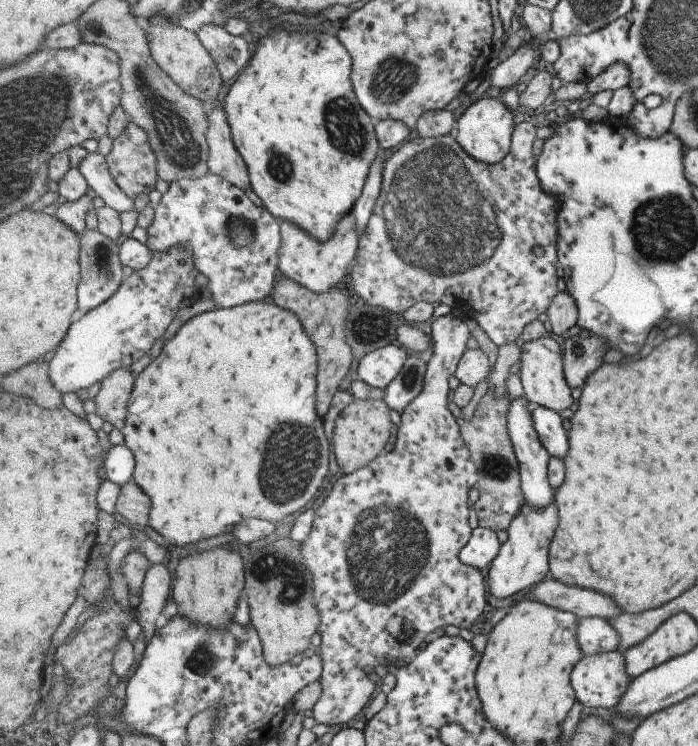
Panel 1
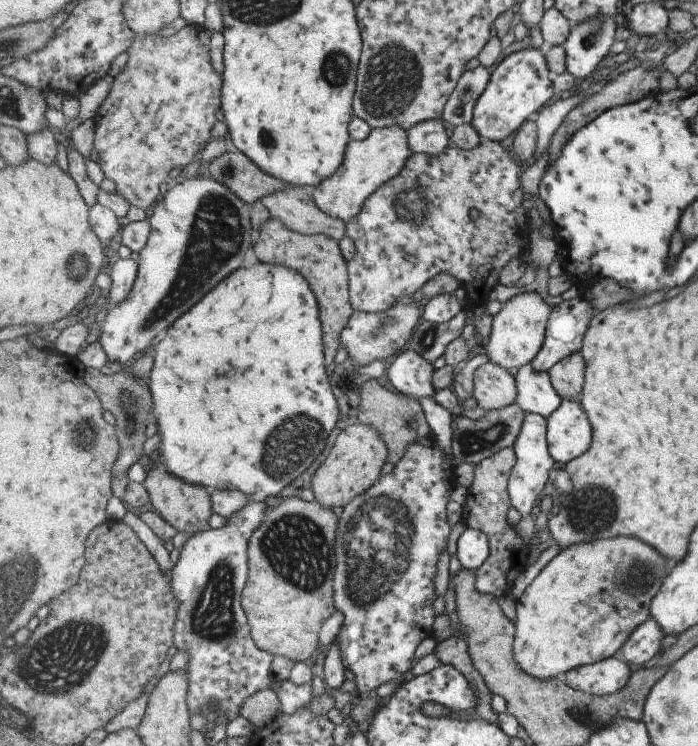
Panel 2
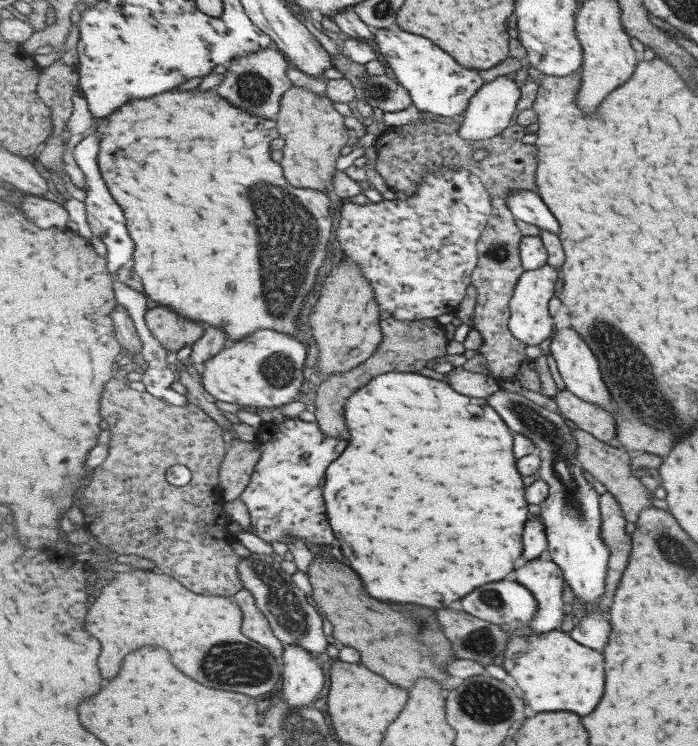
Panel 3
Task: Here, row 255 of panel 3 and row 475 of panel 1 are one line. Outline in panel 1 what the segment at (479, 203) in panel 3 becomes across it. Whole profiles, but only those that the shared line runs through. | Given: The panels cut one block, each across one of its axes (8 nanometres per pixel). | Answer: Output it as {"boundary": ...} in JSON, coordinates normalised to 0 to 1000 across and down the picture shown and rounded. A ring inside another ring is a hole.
{"boundary":[[[645,418],[640,422],[626,425],[617,436],[617,449],[620,453],[620,466],[612,477],[613,495],[609,503],[609,512],[603,528],[580,547],[580,552],[574,556],[574,567],[570,574],[564,601],[557,607],[549,606],[529,625],[506,633],[506,635],[493,635],[484,641],[476,651],[474,660],[466,668],[463,676],[451,684],[450,698],[446,710],[434,728],[434,748],[437,753],[433,756],[443,765],[443,777],[448,783],[448,802],[454,810],[454,818],[460,820],[460,839],[456,850],[460,853],[458,878],[464,885],[464,899],[458,909],[461,920],[461,930],[447,949],[448,961],[454,968],[467,973],[486,973],[494,971],[497,965],[506,965],[509,960],[514,960],[517,952],[529,944],[532,933],[537,930],[537,920],[526,912],[526,901],[517,895],[517,882],[523,877],[569,877],[574,882],[580,882],[583,887],[589,887],[596,882],[600,873],[609,865],[609,855],[629,845],[629,842],[640,842],[640,839],[653,839],[658,843],[668,842],[675,845],[678,834],[695,820],[698,812],[698,802],[695,802],[695,775],[692,767],[686,761],[669,759],[660,751],[660,739],[672,729],[676,723],[679,709],[672,702],[672,657],[681,654],[686,638],[683,638],[683,621],[676,614],[670,597],[666,595],[663,582],[653,558],[643,550],[643,507],[653,504],[653,499],[660,479],[670,468],[675,442],[666,434],[666,428],[656,424],[652,425]]]}

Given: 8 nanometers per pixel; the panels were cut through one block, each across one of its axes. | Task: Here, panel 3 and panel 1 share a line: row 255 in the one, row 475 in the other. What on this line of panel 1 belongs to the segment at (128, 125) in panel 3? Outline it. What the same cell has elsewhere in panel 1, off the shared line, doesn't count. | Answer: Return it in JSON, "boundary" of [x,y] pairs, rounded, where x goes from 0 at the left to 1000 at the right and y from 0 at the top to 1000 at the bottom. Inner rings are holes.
{"boundary":[[[388,401],[351,406],[334,413],[311,413],[275,426],[254,444],[254,450],[234,466],[234,472],[199,499],[183,544],[183,566],[175,576],[178,594],[195,611],[192,643],[216,666],[215,705],[239,721],[248,735],[268,735],[299,721],[314,721],[334,713],[348,694],[368,692],[400,700],[411,692],[438,684],[437,678],[454,665],[468,635],[474,633],[474,601],[463,576],[463,559],[454,547],[458,479],[451,458],[437,442],[434,432]]]}

